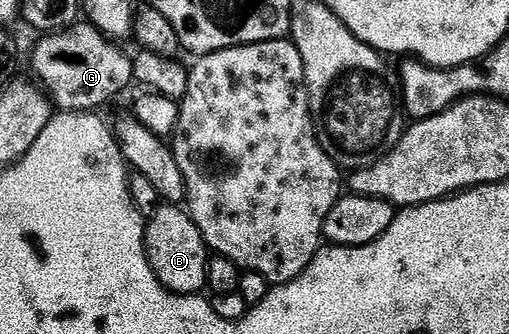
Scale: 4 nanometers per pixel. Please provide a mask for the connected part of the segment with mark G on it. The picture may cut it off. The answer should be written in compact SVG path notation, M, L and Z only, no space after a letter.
M77 22L63 31L45 35L36 44L32 52L32 72L40 79L39 87L46 93L47 99L60 112L91 112L100 110L103 104L108 104L119 92L124 92L128 84L133 83L132 60L124 52L119 52L117 45L104 37L95 26L89 22Z

